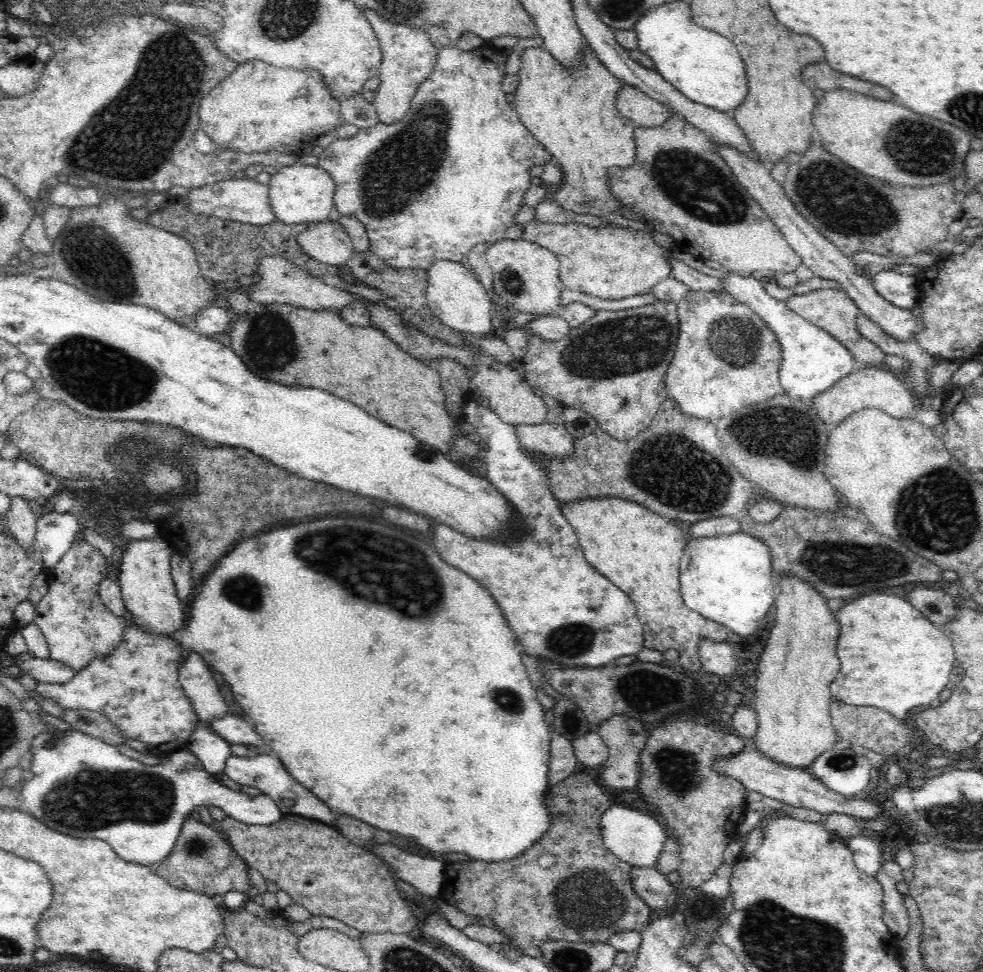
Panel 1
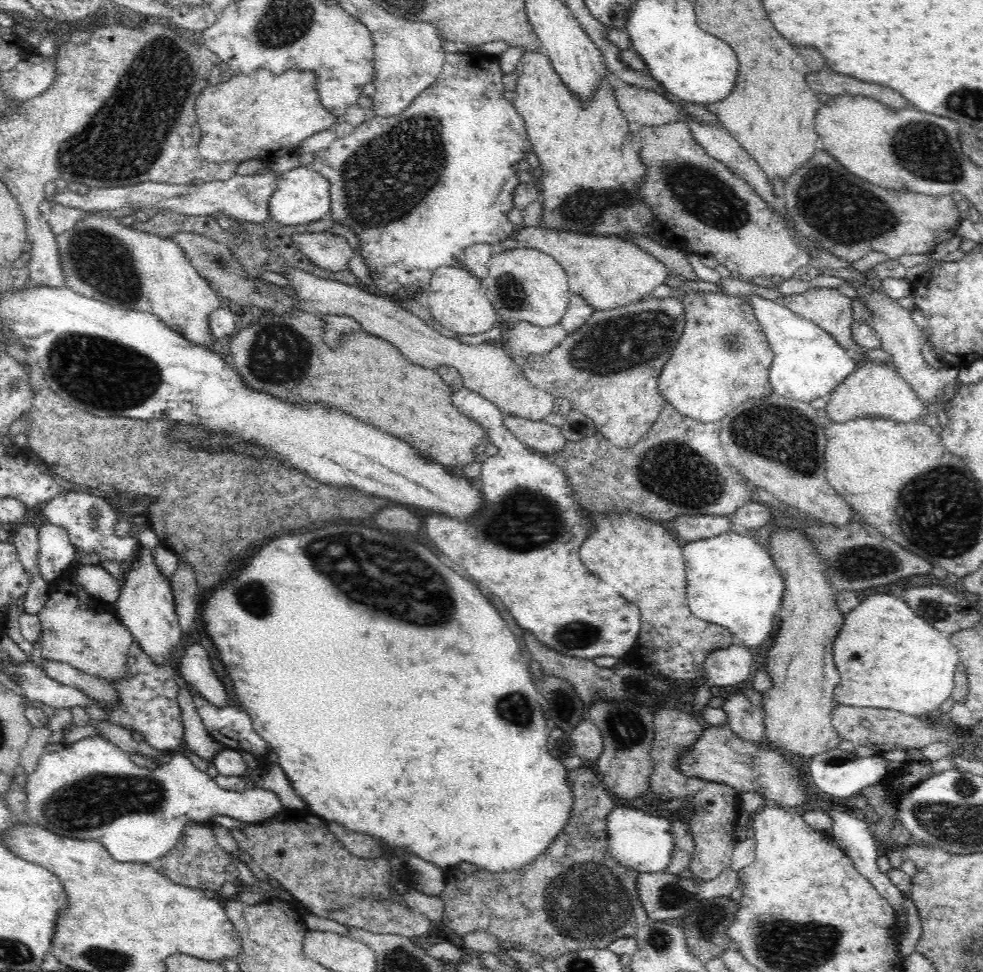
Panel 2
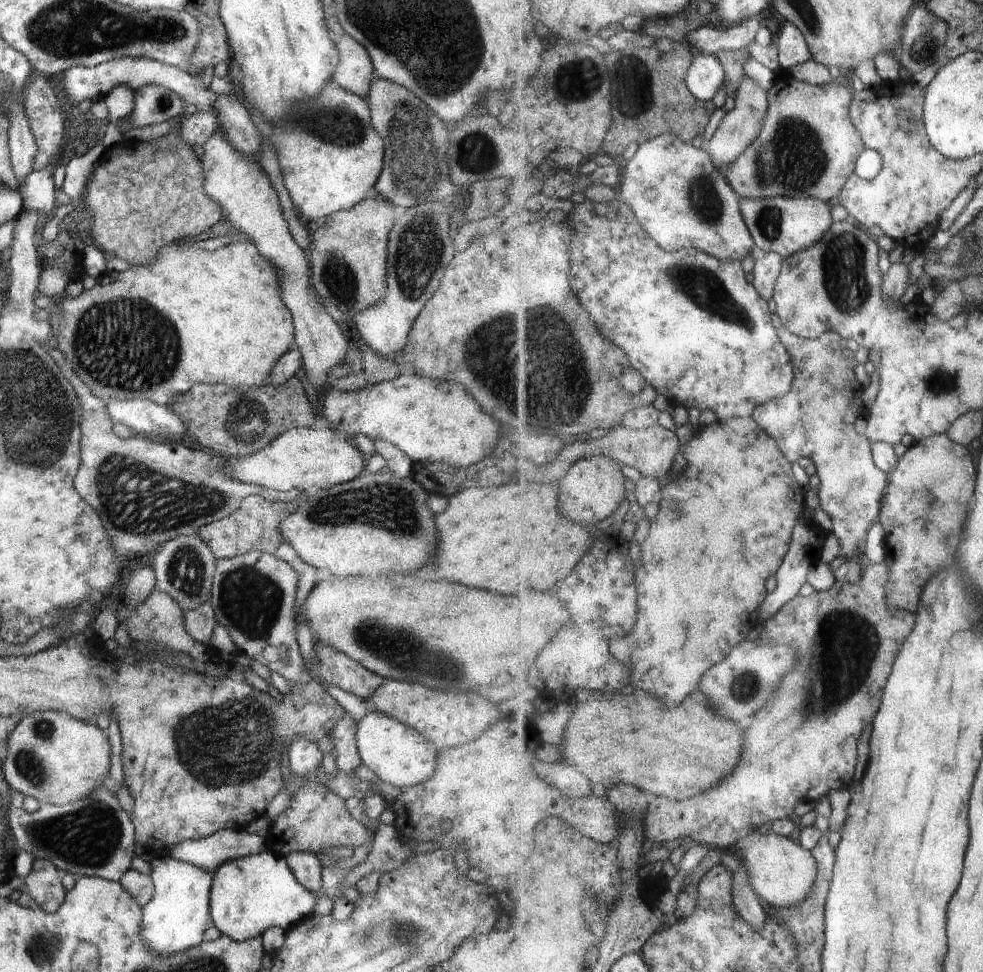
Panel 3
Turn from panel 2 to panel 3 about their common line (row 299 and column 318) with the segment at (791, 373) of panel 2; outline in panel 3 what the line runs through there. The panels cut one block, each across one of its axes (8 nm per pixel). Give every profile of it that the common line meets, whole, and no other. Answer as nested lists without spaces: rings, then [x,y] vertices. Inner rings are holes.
[[[306,738],[292,740],[288,748],[289,768],[293,777],[306,777],[322,768],[323,754],[317,744],[312,744]]]

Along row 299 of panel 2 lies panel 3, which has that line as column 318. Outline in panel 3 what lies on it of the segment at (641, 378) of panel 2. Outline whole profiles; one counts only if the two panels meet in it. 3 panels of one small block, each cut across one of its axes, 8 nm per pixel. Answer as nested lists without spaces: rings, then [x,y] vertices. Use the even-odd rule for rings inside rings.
[[[322,642],[315,643],[314,651],[315,658],[309,660],[304,658],[304,666],[310,672],[313,681],[338,686],[367,702],[386,681],[346,654]]]

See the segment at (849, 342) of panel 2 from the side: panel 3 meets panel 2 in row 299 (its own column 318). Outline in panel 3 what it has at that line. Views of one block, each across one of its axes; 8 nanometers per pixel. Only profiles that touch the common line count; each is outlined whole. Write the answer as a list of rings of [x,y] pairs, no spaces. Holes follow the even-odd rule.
[[[319,780],[310,781],[306,786],[294,791],[286,810],[270,823],[269,832],[264,838],[267,849],[284,858],[292,852],[316,854],[327,847],[370,847],[375,839],[372,830],[368,830],[364,824],[350,816],[345,800],[319,783]]]

